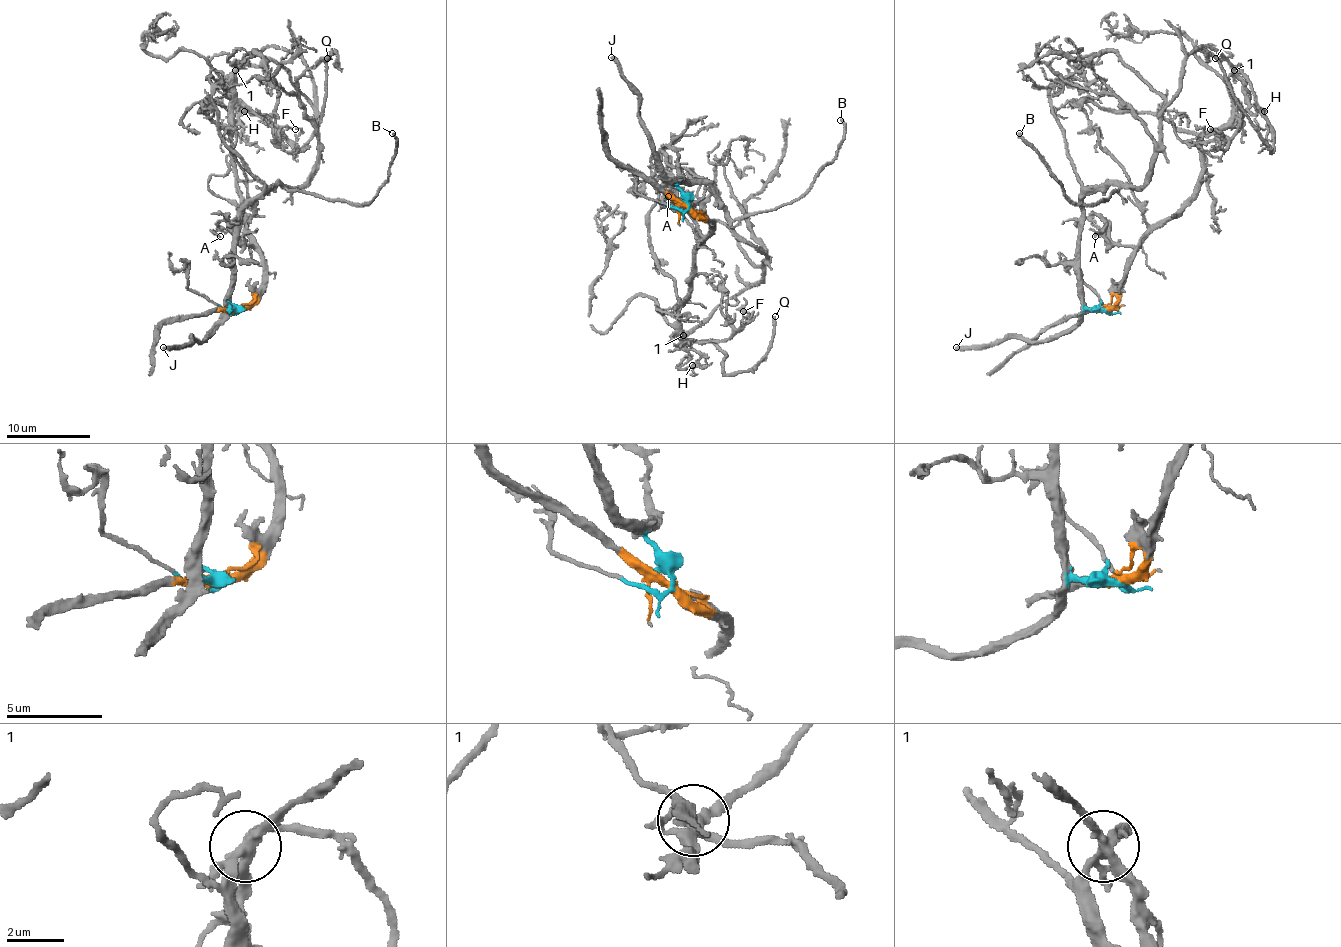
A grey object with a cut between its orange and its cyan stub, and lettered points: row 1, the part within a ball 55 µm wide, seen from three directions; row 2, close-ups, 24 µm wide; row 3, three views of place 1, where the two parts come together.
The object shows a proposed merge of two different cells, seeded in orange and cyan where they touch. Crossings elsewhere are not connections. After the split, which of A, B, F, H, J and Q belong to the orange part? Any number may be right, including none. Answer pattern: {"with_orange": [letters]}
{"with_orange": ["A", "F", "Q"]}

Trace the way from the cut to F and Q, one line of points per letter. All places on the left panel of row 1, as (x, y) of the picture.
F: (239, 310), (262, 281), (262, 258), (233, 168), (231, 116), (248, 105), (294, 141), (296, 128)
Q: (239, 310), (262, 258), (233, 168), (231, 74), (267, 74), (277, 141), (296, 151), (319, 122), (327, 57)

